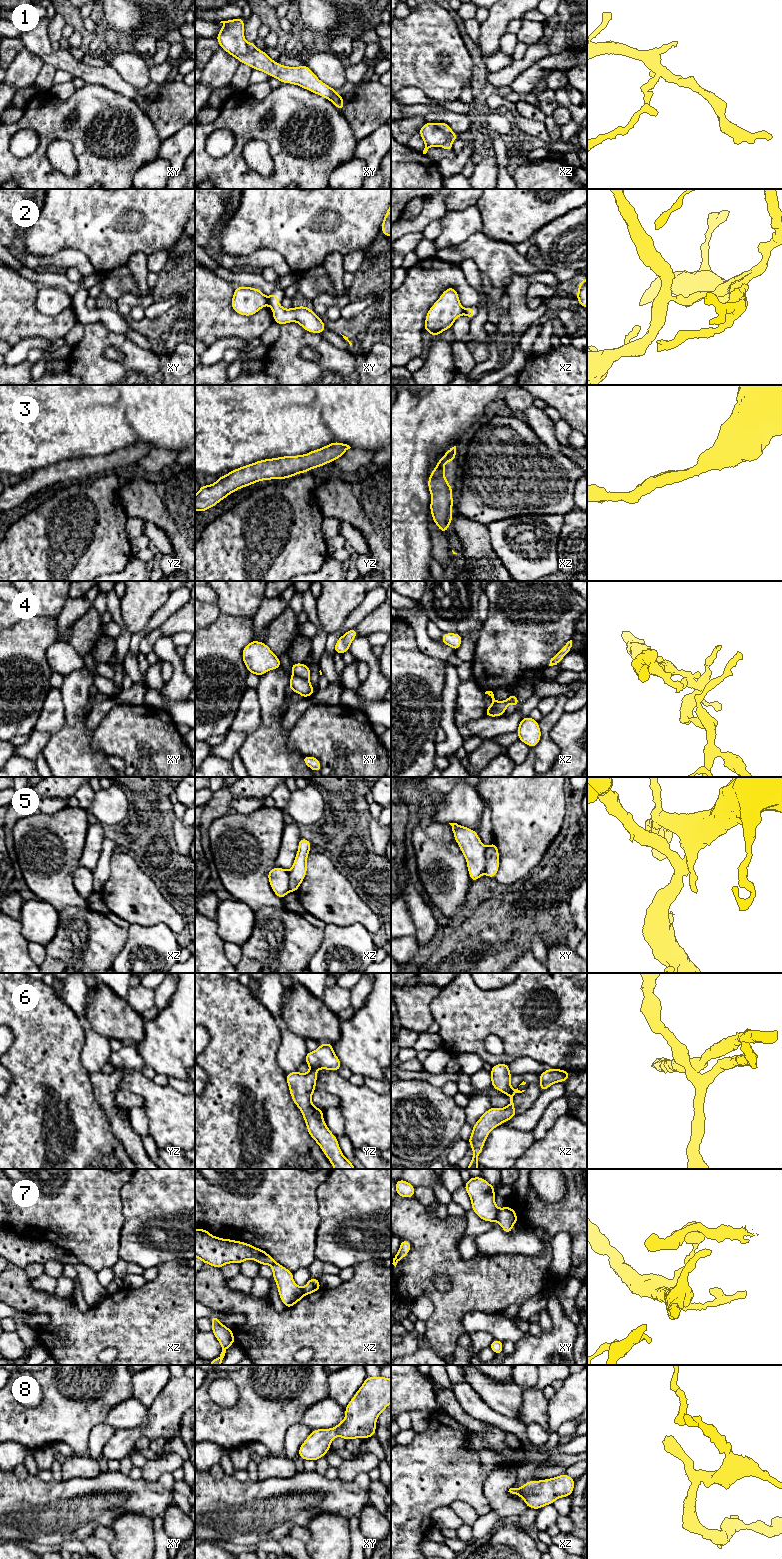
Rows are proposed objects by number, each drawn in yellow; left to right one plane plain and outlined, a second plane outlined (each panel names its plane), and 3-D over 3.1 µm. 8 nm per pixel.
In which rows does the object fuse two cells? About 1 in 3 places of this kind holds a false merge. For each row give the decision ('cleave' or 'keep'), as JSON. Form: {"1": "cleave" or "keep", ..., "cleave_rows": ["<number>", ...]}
{"1": "cleave", "2": "cleave", "3": "keep", "4": "cleave", "5": "cleave", "6": "cleave", "7": "cleave", "8": "keep", "cleave_rows": ["1", "2", "4", "5", "6", "7"]}

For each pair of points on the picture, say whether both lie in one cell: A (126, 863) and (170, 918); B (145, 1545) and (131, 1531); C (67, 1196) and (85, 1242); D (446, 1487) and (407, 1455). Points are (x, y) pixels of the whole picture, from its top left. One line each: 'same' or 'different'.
A: same
B: same
C: same
D: same

